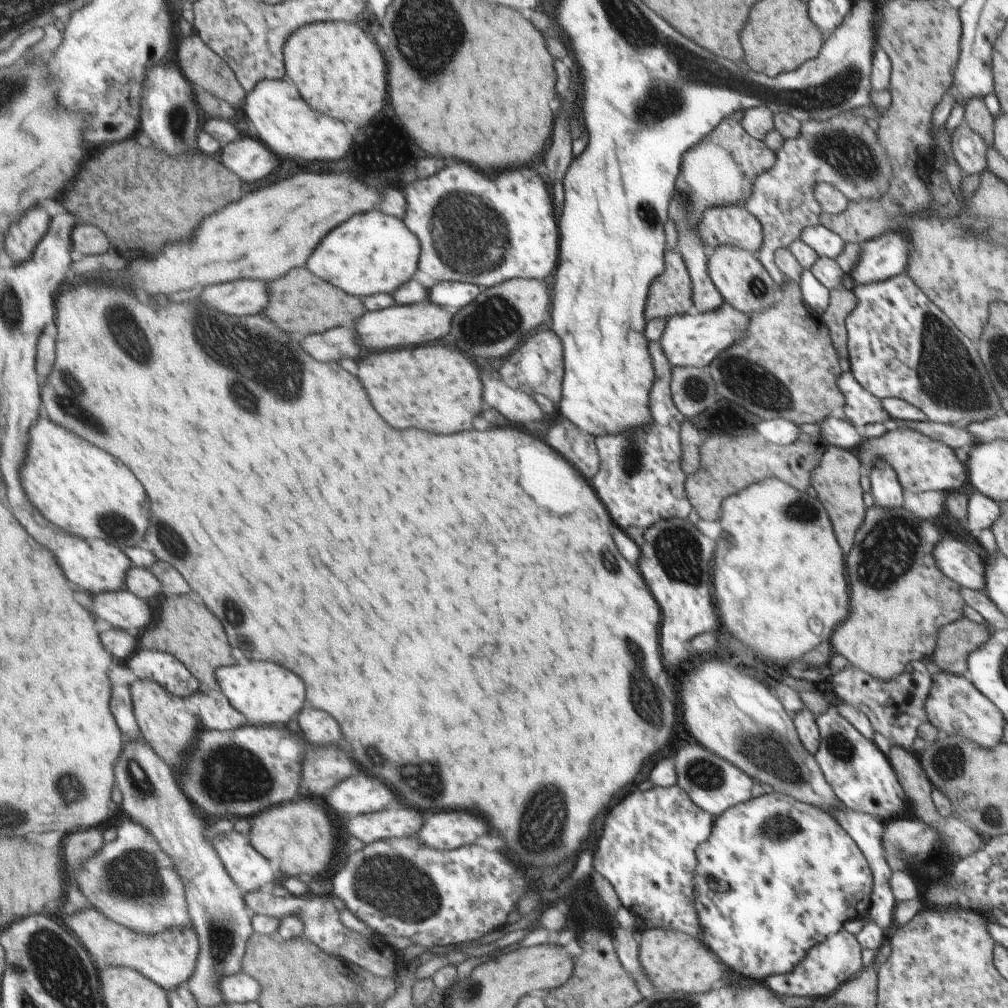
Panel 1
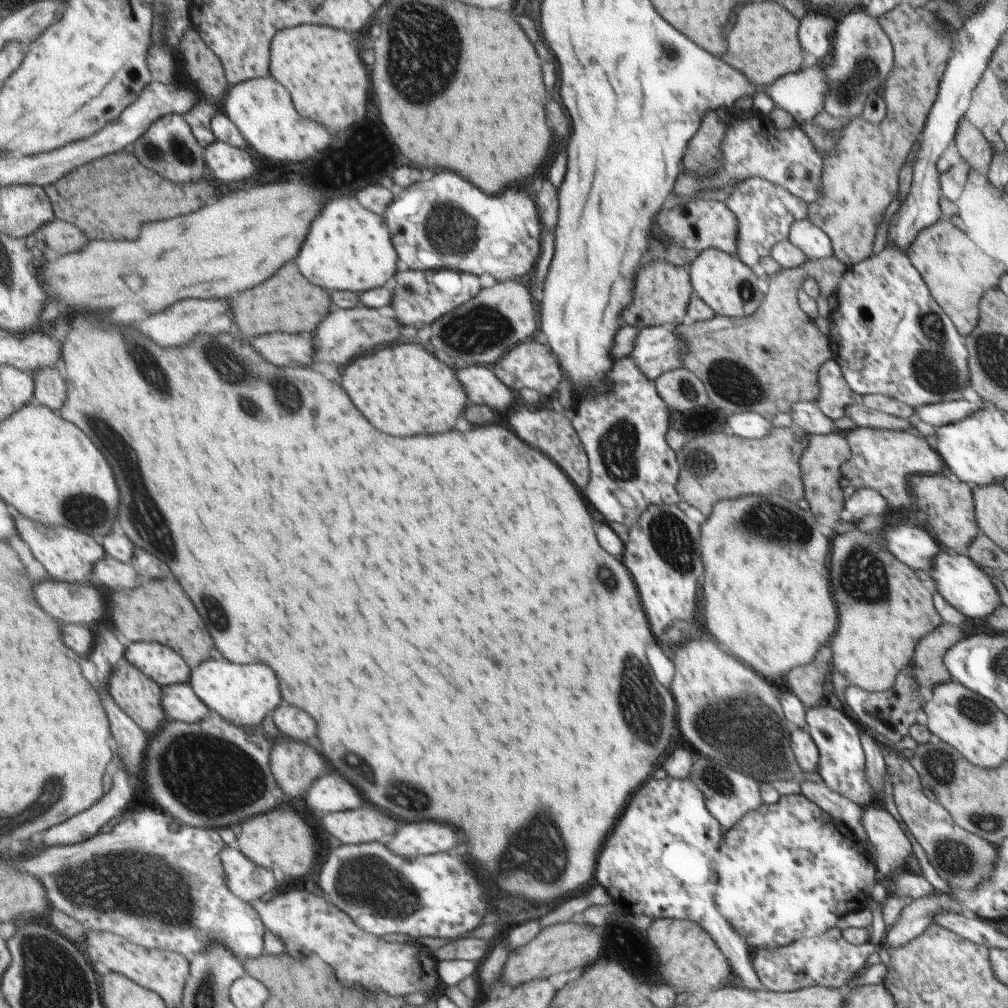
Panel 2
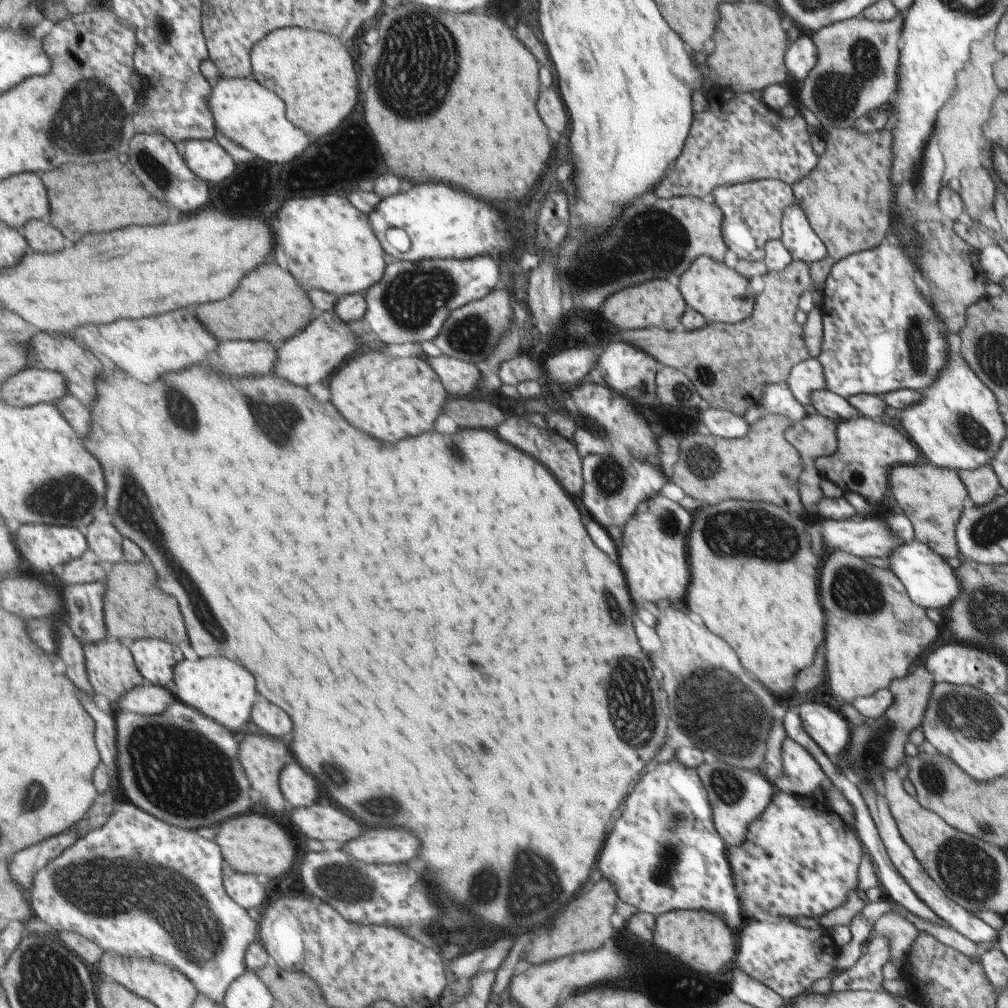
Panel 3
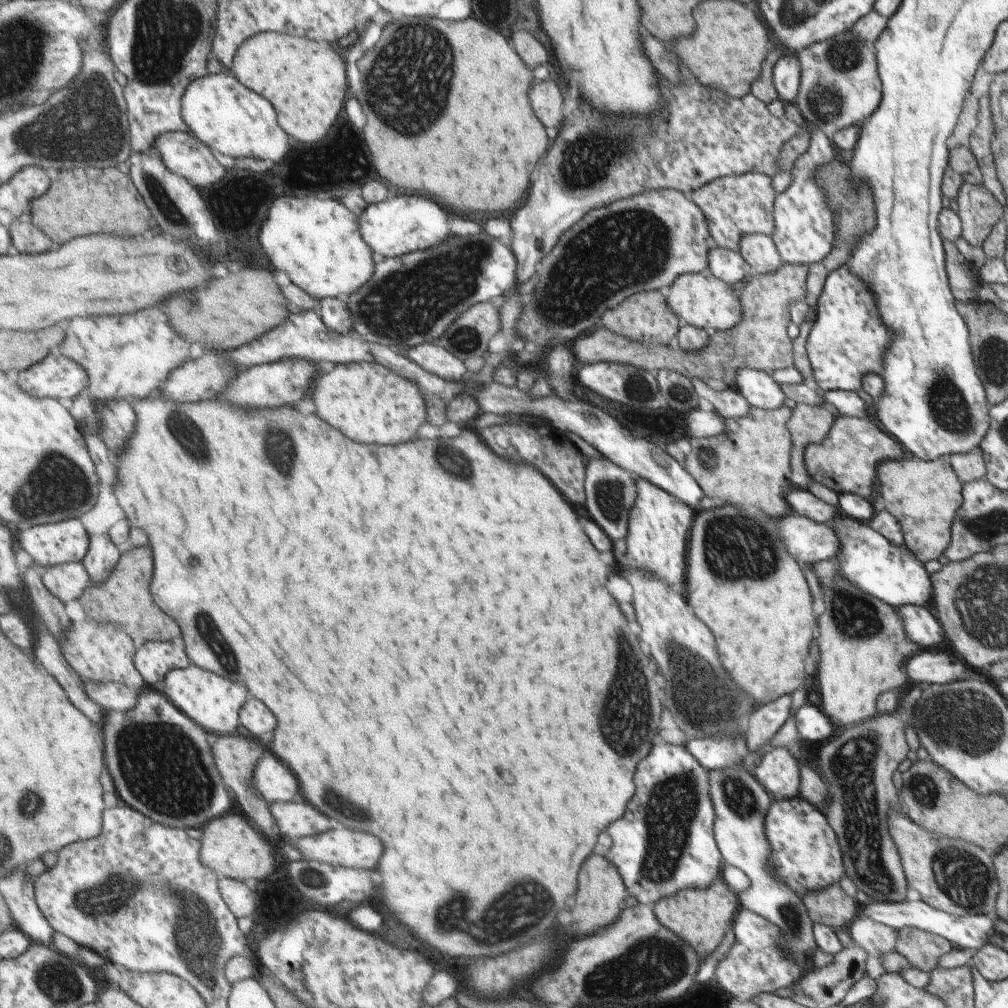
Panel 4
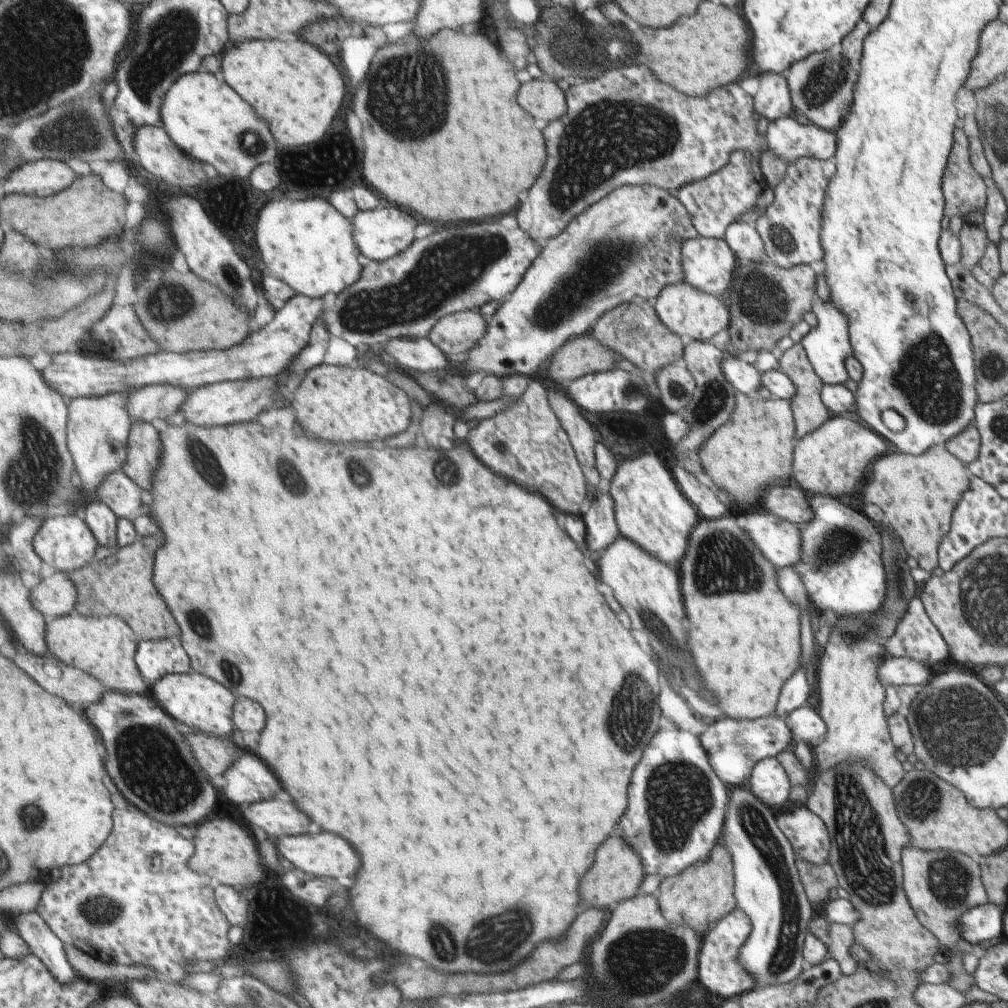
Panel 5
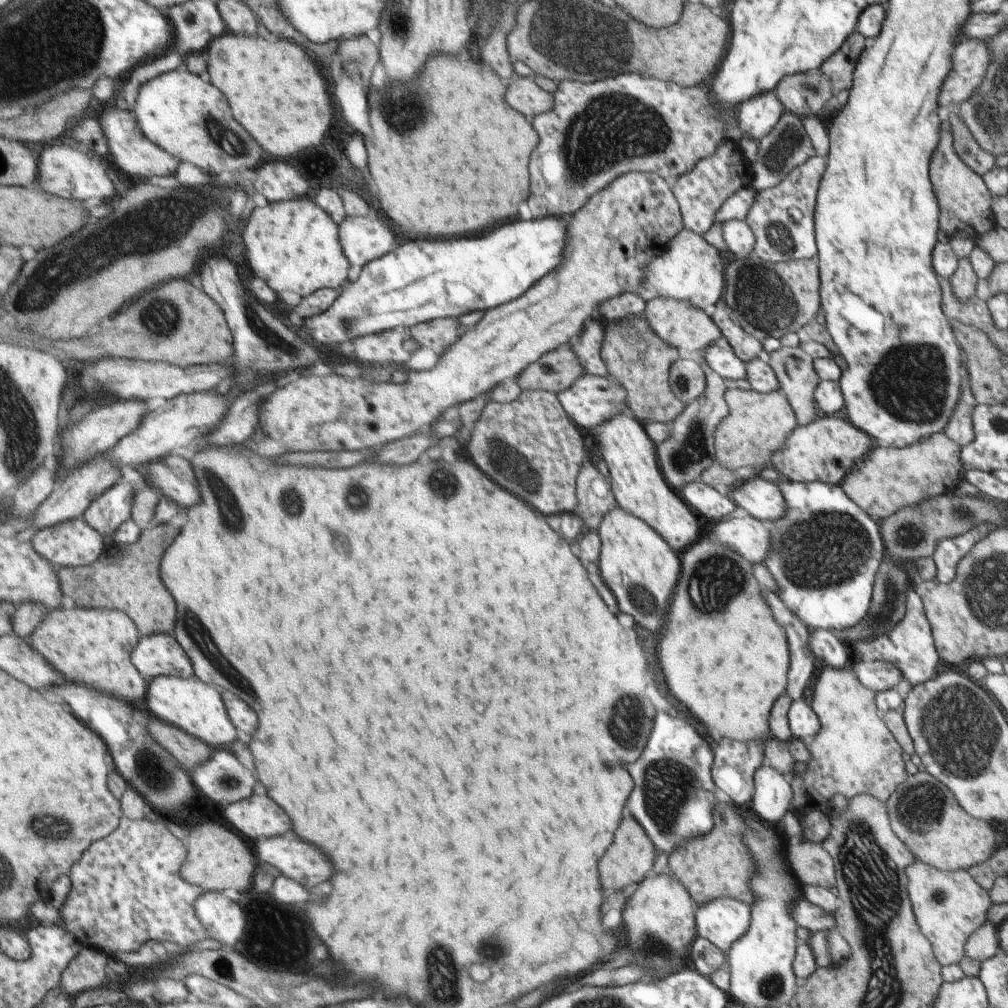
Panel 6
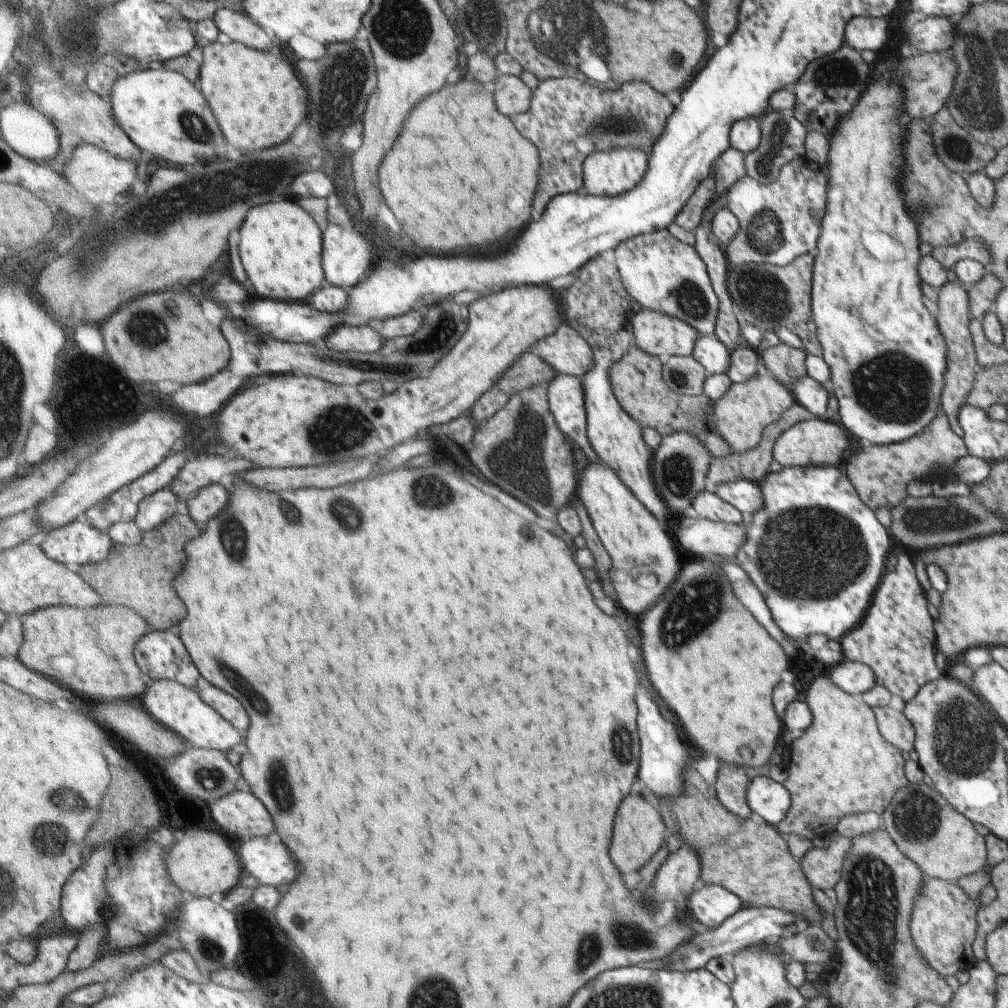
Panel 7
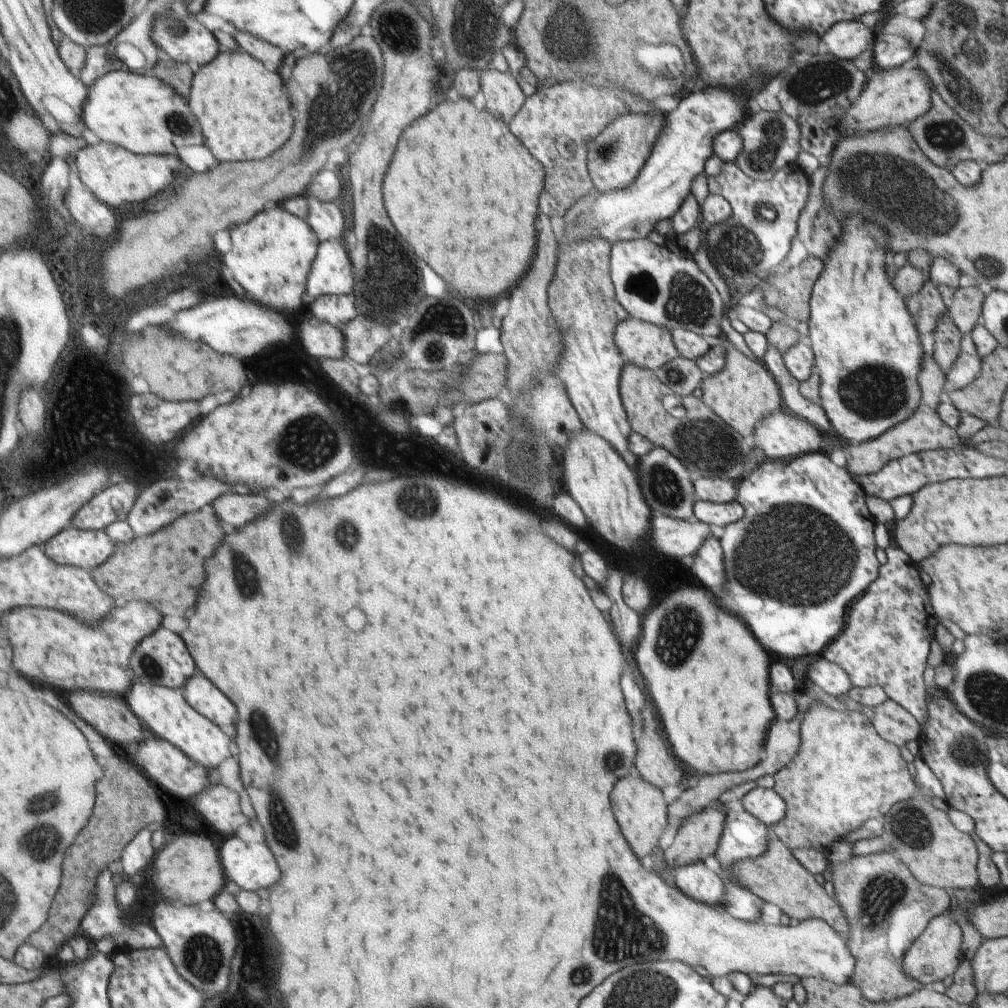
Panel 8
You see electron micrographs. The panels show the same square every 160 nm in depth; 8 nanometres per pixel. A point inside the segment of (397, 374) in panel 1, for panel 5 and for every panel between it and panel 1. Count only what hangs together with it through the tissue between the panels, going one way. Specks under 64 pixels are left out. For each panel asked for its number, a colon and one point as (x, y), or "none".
2: (401, 387)
3: (390, 397)
4: (369, 402)
5: (339, 403)

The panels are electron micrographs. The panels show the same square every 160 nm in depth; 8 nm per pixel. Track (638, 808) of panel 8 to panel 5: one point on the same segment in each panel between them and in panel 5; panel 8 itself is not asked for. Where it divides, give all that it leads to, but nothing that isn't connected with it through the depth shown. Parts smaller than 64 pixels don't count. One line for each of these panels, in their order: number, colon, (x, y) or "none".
5: (616, 874)
6: (630, 856)
7: (638, 833)

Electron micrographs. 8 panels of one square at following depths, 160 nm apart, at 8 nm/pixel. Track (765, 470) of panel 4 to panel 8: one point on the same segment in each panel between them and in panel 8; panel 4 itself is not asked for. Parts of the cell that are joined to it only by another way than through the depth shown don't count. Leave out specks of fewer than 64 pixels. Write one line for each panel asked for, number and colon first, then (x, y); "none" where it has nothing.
5: (751, 451)
6: (756, 424)
7: (740, 414)
8: (742, 392)

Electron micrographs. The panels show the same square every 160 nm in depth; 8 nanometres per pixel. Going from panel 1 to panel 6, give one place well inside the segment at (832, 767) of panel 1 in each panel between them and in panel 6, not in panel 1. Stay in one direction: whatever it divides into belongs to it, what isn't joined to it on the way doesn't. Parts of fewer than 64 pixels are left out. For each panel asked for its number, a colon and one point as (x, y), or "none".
2: (841, 765)
3: (829, 731)
4: (811, 724)
5: (803, 723)
6: (803, 724)

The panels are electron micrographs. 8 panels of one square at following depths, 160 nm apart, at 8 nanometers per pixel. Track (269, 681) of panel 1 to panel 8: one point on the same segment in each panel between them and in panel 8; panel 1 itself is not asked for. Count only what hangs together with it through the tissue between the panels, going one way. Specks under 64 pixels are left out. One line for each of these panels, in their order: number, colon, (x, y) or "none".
2: (245, 695)
3: (225, 691)
4: (214, 702)
5: (198, 702)
6: (191, 704)
7: (180, 709)
8: (166, 712)

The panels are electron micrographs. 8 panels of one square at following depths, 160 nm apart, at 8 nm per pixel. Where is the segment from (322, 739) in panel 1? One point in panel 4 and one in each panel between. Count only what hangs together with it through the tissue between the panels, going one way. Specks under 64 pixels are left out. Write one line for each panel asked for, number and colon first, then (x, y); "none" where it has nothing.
2: (297, 723)
3: (273, 720)
4: (257, 719)

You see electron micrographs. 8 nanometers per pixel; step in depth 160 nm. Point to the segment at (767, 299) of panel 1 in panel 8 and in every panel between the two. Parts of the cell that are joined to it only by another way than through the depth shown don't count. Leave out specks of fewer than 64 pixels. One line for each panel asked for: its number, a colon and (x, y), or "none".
2: (723, 281)
3: (722, 295)
4: (700, 300)
5: (692, 314)
6: (678, 324)
7: (660, 335)
8: (645, 345)

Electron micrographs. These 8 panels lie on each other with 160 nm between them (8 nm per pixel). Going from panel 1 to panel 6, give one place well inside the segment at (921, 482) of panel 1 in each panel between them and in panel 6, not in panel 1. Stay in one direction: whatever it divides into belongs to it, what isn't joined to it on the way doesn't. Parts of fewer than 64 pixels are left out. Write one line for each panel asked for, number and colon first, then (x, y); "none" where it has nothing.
2: (881, 459)
3: (865, 450)
4: (844, 461)
5: (830, 460)
6: (823, 450)

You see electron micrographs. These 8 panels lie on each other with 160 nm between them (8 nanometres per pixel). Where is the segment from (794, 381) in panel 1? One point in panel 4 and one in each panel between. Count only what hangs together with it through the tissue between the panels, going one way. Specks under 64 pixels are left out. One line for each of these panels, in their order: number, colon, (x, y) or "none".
2: (766, 362)
3: (729, 364)
4: (760, 342)

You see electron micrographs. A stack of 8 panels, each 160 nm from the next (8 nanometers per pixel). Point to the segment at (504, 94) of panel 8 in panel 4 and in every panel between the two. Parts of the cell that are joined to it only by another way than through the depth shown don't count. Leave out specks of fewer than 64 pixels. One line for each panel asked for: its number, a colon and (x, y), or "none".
4: (547, 97)
5: (545, 99)
6: (525, 94)
7: (513, 97)

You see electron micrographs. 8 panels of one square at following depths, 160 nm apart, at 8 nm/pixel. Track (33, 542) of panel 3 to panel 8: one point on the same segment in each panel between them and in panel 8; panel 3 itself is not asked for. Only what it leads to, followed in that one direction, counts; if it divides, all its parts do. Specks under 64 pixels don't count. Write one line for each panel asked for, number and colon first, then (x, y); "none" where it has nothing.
4: (52, 544)
5: (66, 541)
6: (73, 543)
7: (80, 543)
8: (88, 548)

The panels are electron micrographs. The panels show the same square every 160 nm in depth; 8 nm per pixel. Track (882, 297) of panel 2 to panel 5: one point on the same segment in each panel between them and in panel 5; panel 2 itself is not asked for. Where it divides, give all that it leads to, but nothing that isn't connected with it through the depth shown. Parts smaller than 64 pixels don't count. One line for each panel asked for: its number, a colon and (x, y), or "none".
3: (879, 333)
4: (846, 341)
5: (826, 346)

